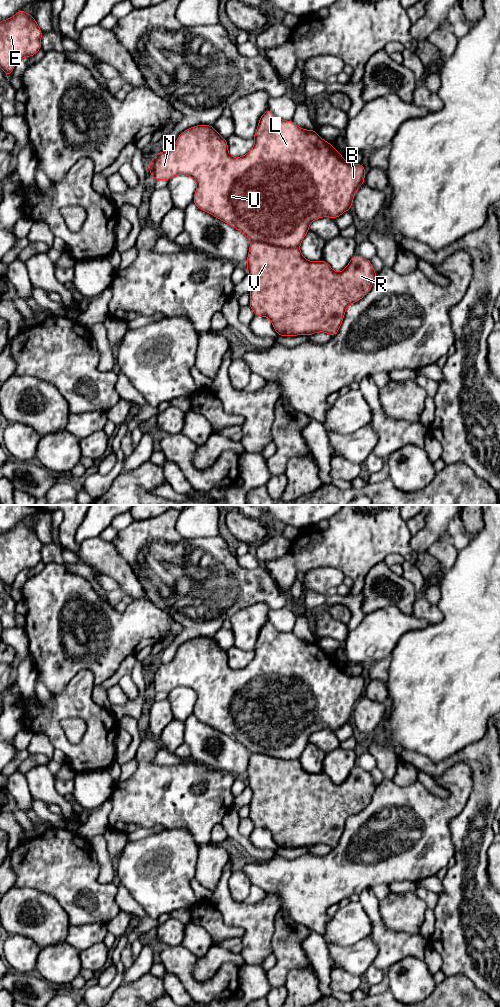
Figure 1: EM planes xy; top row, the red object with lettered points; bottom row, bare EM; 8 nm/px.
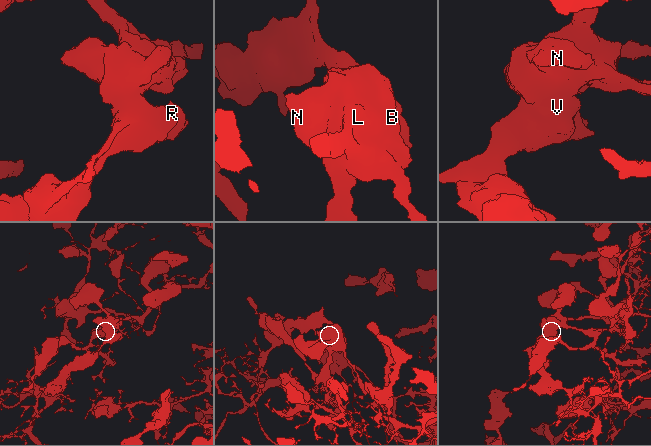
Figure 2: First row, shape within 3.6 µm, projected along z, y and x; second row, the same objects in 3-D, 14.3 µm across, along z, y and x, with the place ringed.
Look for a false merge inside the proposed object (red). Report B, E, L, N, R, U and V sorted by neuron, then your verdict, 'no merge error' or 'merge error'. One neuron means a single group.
B E L N R U V; no merge error

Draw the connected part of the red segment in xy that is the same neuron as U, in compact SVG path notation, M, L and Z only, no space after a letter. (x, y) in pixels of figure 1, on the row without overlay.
M269 621L266 622L261 628L255 647L255 657L253 660L242 669L232 669L228 665L228 656L213 638L211 637L197 637L191 639L182 644L174 658L164 664L159 664L149 675L150 687L154 692L170 692L176 687L187 687L192 689L197 694L197 701L194 706L193 715L201 722L217 729L221 733L233 738L237 742L241 743L250 753L250 760L247 769L247 785L253 792L253 797L250 802L250 814L249 818L252 820L255 828L267 829L271 832L273 840L279 848L296 848L307 847L310 848L313 845L325 844L331 848L335 848L339 843L341 835L344 831L346 820L359 812L361 812L371 802L372 796L376 790L377 785L374 783L370 772L363 770L355 766L347 779L341 783L334 783L330 777L323 771L317 774L309 773L305 771L299 761L305 747L309 743L309 737L316 731L321 729L331 729L336 731L347 722L352 721L352 714L356 702L364 696L364 689L366 682L362 676L353 676L344 672L340 663L336 663L333 660L333 656L330 656L323 652L315 642L306 642L297 638L292 632L285 633L277 630Z

